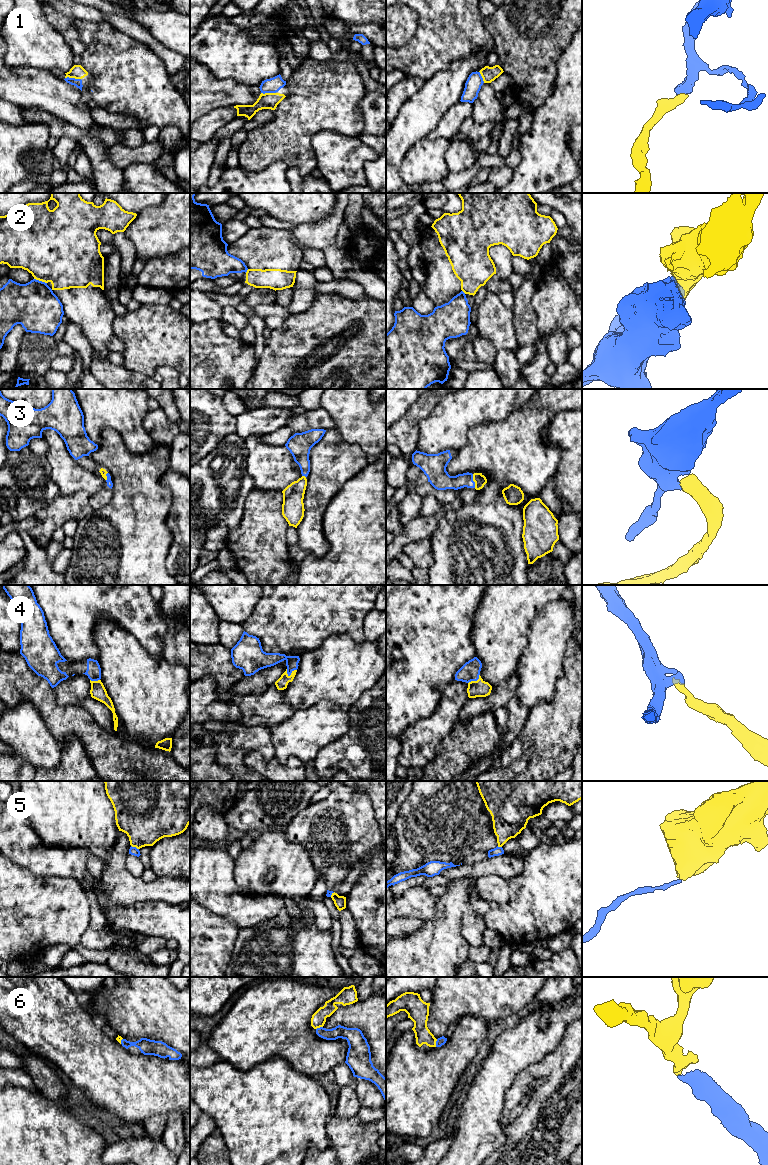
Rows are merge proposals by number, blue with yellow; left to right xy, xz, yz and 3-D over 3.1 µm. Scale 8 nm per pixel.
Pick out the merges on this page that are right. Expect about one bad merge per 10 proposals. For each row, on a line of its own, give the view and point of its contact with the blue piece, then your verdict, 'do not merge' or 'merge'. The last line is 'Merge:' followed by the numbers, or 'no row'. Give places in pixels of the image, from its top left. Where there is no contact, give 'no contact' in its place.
1: xy (73, 78) | merge
2: xy (40, 281) | do not merge
3: yz (473, 481) | merge
4: xz (291, 672) | merge
5: xy (135, 847) | do not merge
6: yz (436, 1043) | merge
Merge: 1, 3, 4, 6

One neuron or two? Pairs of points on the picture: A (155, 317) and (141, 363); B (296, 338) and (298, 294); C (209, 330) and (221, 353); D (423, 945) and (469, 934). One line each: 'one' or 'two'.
A: one
B: two
C: one
D: two

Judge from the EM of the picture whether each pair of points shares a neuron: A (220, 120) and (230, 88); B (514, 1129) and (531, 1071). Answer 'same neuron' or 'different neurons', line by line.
A: different neurons
B: same neuron

